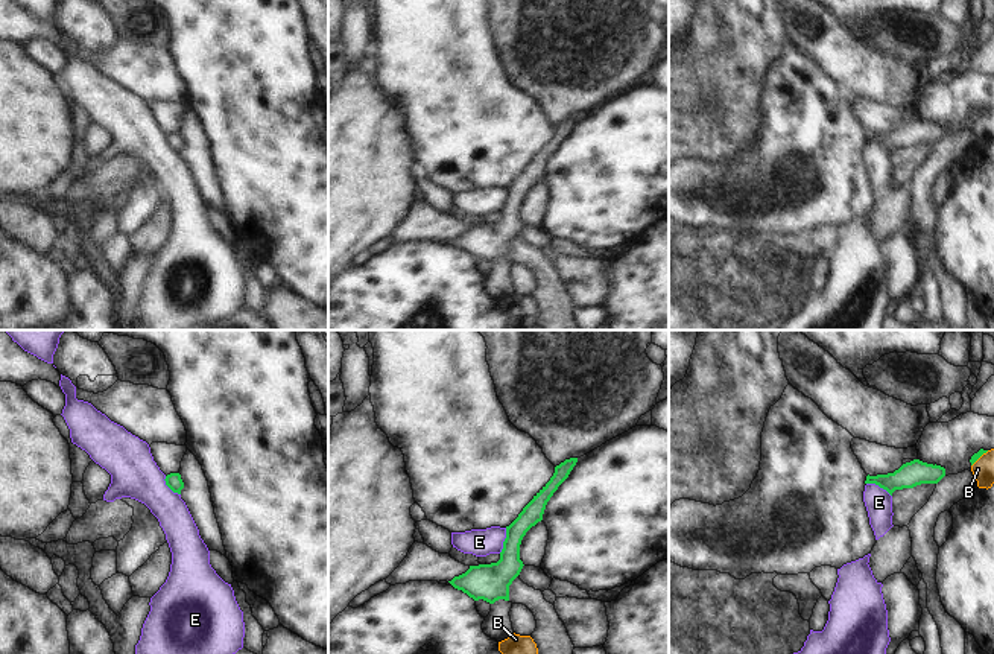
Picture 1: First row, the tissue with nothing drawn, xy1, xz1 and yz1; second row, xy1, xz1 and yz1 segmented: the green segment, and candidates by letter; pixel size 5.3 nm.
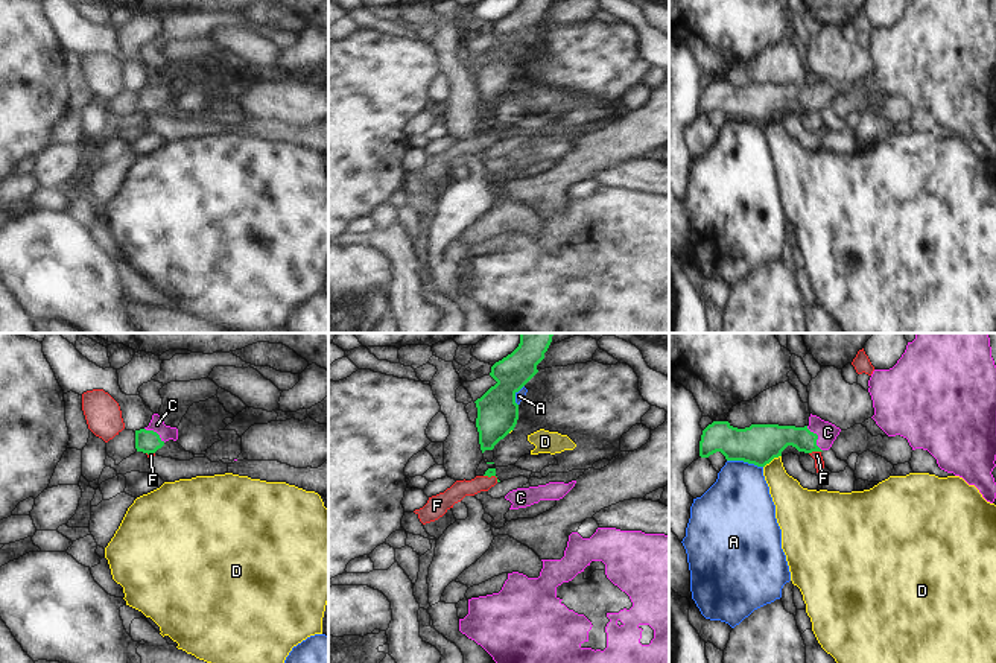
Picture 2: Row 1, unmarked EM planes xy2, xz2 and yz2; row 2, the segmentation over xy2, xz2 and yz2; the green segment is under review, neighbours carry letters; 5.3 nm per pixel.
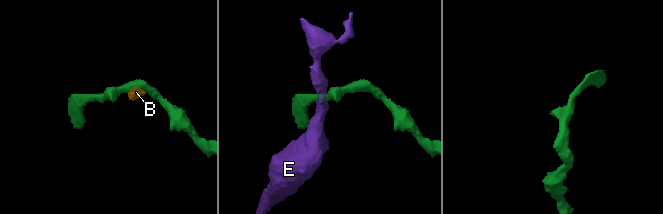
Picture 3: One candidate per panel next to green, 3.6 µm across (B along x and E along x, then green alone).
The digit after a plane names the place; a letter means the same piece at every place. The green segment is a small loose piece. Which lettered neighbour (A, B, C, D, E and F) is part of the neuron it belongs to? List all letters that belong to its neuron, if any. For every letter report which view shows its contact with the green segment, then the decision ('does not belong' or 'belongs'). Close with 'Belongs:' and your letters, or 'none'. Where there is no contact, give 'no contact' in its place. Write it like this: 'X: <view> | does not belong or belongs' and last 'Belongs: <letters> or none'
A: yz2 | does not belong
B: yz1 | does not belong
C: yz2 | belongs
D: yz2 | does not belong
E: xz1 | does not belong
F: yz2 | does not belong
Belongs: C

